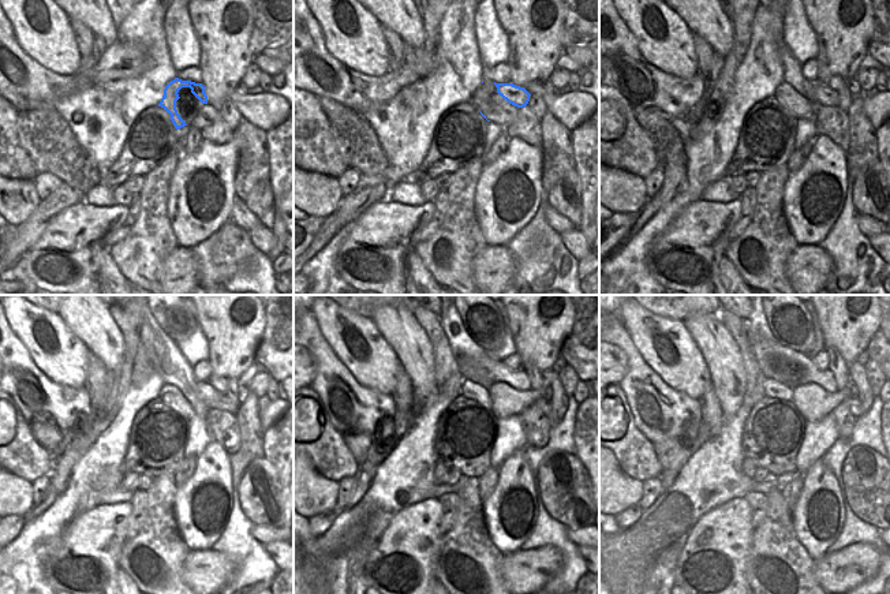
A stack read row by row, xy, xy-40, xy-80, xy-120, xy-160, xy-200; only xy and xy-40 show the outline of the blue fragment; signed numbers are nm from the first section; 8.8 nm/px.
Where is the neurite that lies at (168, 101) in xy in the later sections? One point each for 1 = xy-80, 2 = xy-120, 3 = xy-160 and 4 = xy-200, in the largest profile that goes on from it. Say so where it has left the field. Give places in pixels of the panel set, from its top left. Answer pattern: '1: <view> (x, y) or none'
1: xy-80 (821, 94)
2: xy-120 (228, 402)
3: xy-160 (543, 404)
4: xy-200 (855, 406)

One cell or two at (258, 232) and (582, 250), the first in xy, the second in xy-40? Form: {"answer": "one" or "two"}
{"answer": "one"}

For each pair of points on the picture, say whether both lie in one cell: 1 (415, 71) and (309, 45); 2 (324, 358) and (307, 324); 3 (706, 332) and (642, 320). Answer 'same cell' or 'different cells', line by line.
1: same cell
2: same cell
3: different cells

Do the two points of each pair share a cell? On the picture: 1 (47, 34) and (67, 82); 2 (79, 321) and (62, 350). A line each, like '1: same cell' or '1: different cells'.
1: different cells
2: different cells

